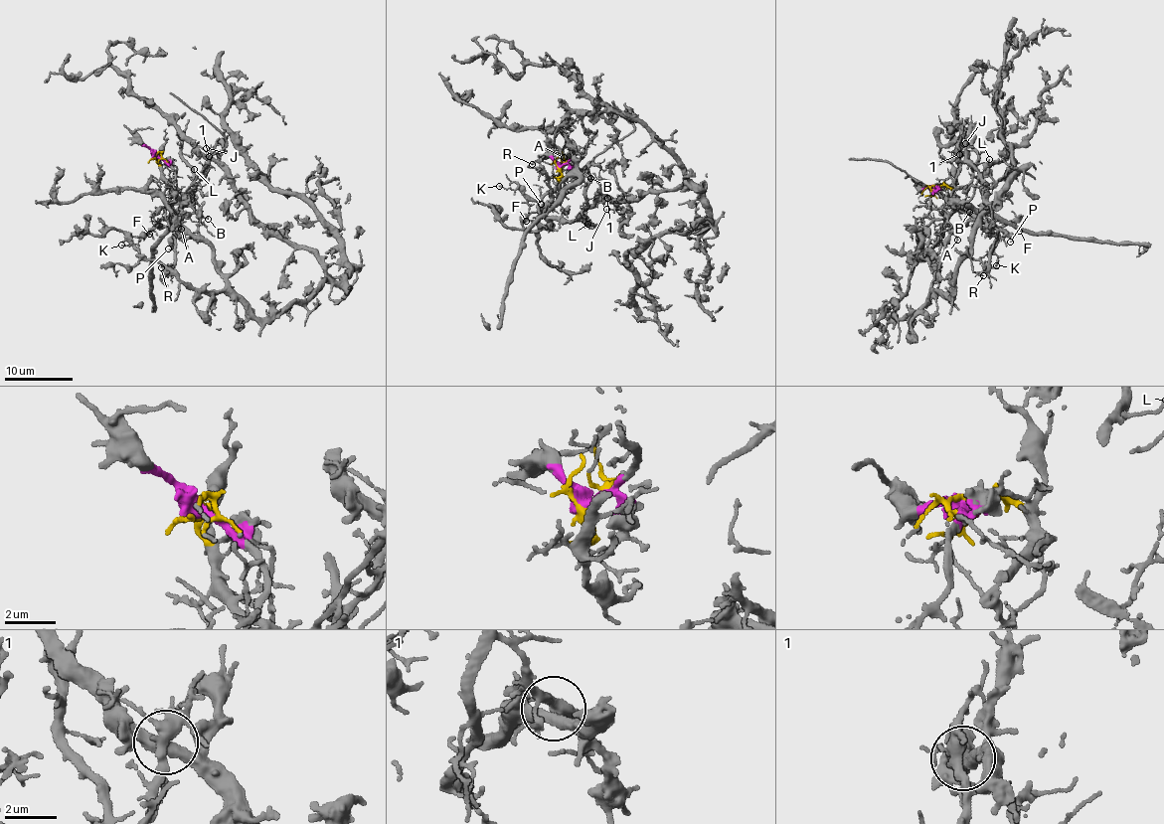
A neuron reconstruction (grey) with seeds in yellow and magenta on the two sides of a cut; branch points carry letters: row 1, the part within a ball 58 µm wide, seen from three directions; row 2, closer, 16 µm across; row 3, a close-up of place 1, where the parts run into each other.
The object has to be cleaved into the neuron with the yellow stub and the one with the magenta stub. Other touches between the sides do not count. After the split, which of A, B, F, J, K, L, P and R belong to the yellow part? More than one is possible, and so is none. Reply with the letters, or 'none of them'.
A, B, F, J, K, L, P, R

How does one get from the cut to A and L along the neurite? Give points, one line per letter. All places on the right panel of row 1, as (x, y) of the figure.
A: (936, 188), (945, 185), (952, 191), (952, 201), (946, 207), (954, 209), (947, 224), (958, 240)
L: (936, 188), (945, 185), (950, 189), (952, 201), (947, 208), (949, 199), (969, 182), (971, 167), (989, 159)

